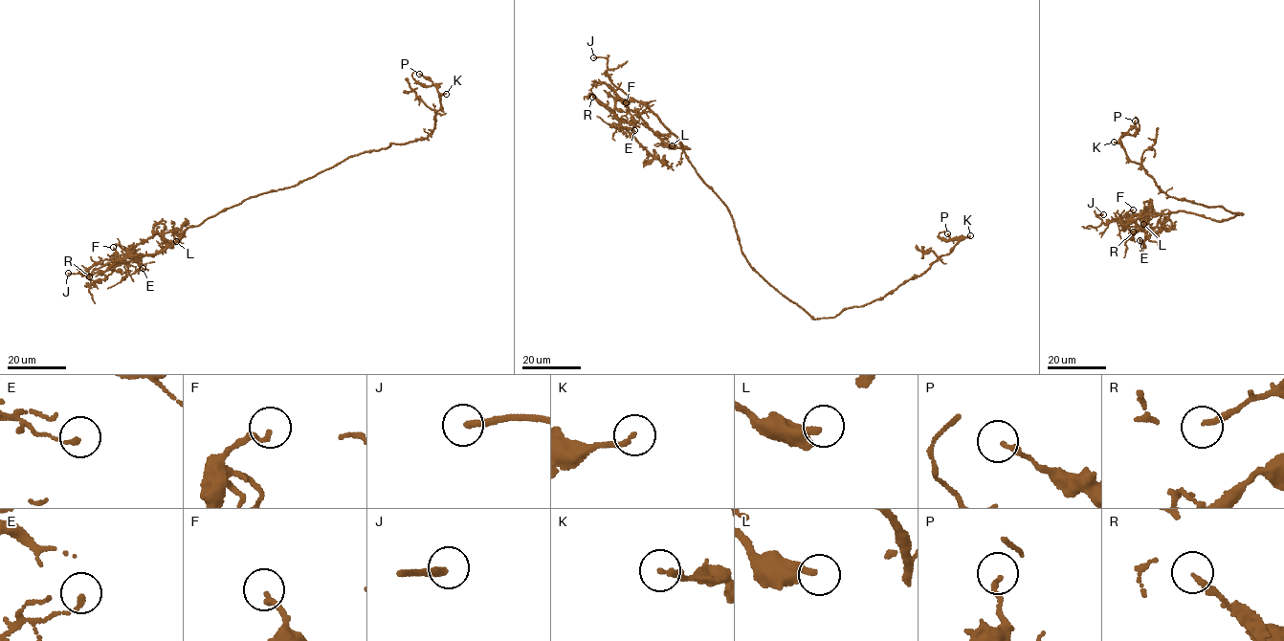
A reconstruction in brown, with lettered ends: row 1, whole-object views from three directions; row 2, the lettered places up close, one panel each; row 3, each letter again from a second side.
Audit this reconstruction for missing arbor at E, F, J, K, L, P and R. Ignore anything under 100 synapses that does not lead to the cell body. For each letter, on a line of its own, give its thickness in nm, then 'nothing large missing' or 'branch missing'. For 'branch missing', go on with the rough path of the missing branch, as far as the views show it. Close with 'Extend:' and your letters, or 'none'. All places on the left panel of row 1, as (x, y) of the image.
E: calibre 150 nm; nothing large missing
F: calibre 170 nm; nothing large missing
J: calibre 240 nm; branch missing; course (68, 273), (62, 270), (57, 275), (85, 305)
K: calibre 190 nm; nothing large missing
L: calibre 320 nm; nothing large missing
P: calibre 160 nm; nothing large missing
R: calibre 180 nm; nothing large missing
Extend: J

